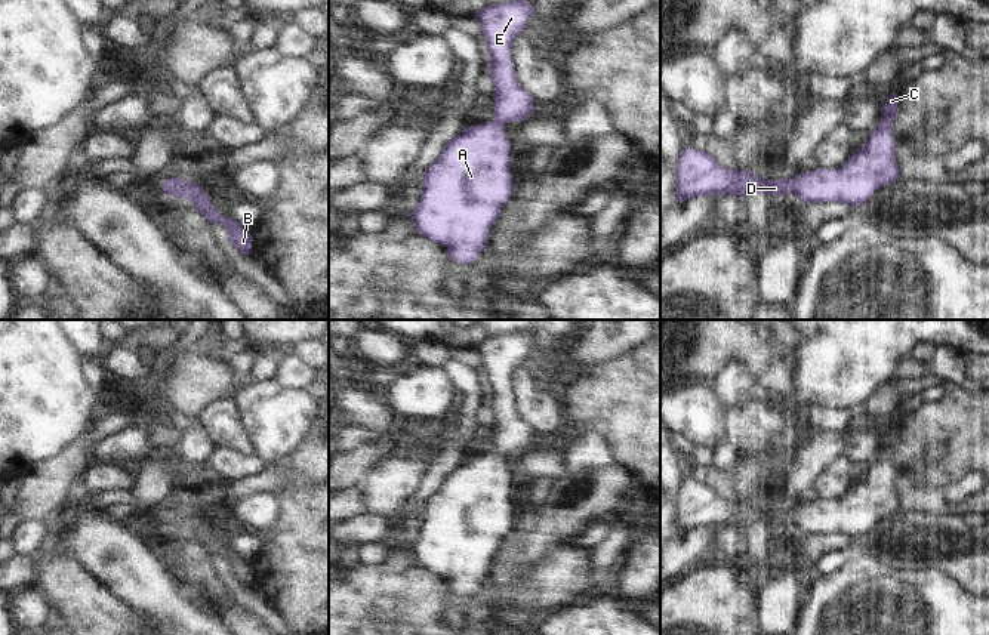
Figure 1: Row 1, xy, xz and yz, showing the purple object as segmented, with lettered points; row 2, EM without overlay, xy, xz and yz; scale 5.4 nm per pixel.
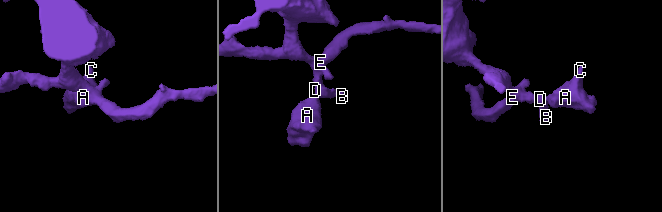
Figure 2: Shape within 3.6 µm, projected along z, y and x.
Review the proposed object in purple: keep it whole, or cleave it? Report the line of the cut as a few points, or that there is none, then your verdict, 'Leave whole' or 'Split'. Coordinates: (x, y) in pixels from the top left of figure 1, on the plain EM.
No split. Leave whole

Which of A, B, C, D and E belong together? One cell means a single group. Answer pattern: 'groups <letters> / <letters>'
groups A B C D E

